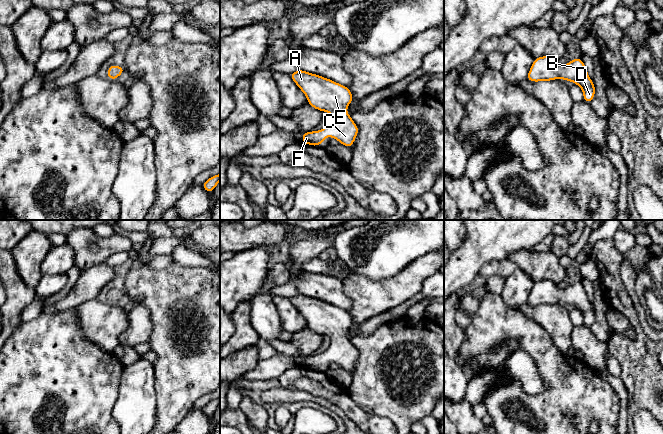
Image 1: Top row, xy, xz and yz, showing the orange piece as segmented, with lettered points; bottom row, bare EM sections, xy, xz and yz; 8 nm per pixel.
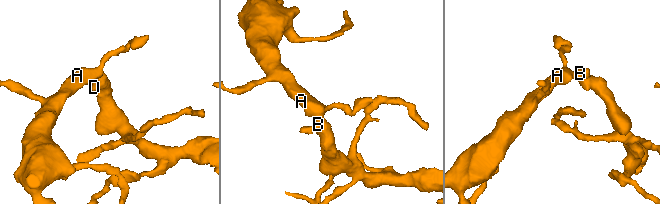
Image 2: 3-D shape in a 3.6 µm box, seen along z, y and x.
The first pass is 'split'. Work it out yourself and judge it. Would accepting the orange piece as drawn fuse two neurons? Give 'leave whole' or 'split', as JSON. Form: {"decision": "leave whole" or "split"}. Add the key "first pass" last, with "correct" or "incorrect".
{"decision": "leave whole", "first pass": "incorrect"}

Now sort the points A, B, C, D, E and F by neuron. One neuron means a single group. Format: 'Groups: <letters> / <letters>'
Groups: A B C D E F

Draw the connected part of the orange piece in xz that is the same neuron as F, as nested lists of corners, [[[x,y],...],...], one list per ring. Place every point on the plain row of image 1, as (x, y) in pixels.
[[[301,293],[289,299],[305,318],[310,330],[332,338],[325,352],[315,356],[303,356],[302,367],[317,371],[325,366],[326,360],[330,360],[352,373],[359,351],[346,336],[353,325],[350,313],[328,302]]]

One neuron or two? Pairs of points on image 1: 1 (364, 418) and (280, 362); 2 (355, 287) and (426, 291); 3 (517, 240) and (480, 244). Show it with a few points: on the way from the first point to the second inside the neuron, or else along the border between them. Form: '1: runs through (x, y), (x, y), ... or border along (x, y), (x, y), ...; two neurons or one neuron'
1: border along (301, 366), (288, 368), (276, 377), (268, 379); two neurons
2: border along (433, 273), (423, 280), (418, 293); two neurons
3: runs through (508, 240), (489, 240); one neuron

